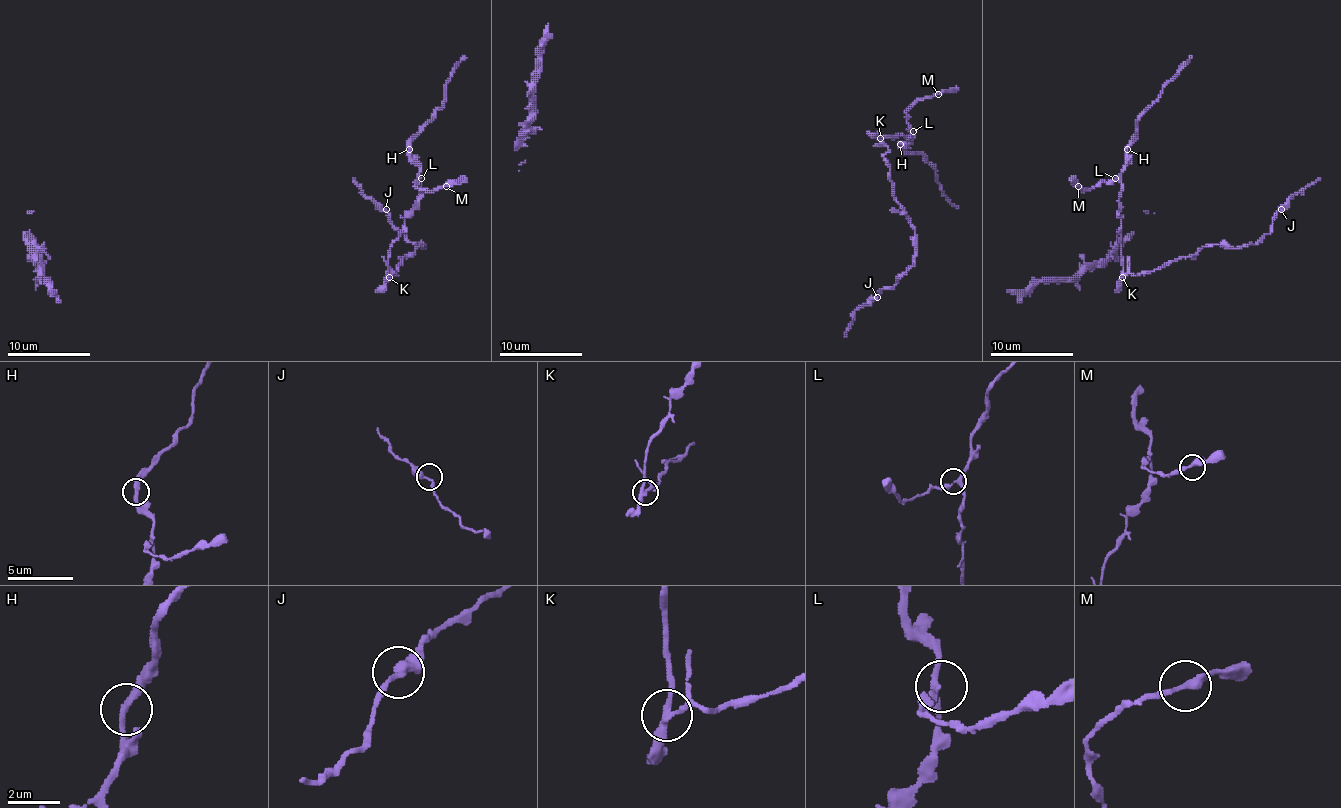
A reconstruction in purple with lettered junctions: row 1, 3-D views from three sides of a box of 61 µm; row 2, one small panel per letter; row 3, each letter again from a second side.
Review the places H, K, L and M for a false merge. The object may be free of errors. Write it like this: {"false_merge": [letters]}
{"false_merge": ["K"]}

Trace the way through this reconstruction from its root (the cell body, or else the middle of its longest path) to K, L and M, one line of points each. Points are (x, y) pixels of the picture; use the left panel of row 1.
K: (376, 290), (388, 277)
L: (376, 290), (386, 277), (390, 244), (398, 236), (405, 219), (417, 207), (421, 178)
M: (376, 290), (386, 277), (390, 244), (417, 207), (419, 180), (415, 182), (423, 190), (446, 186)

